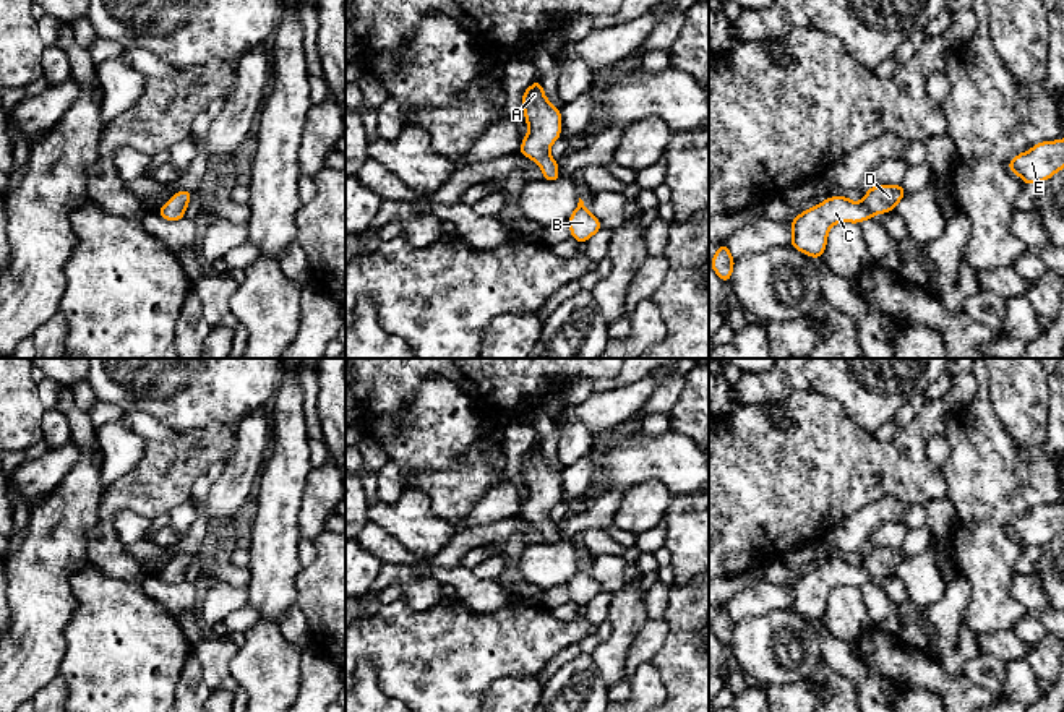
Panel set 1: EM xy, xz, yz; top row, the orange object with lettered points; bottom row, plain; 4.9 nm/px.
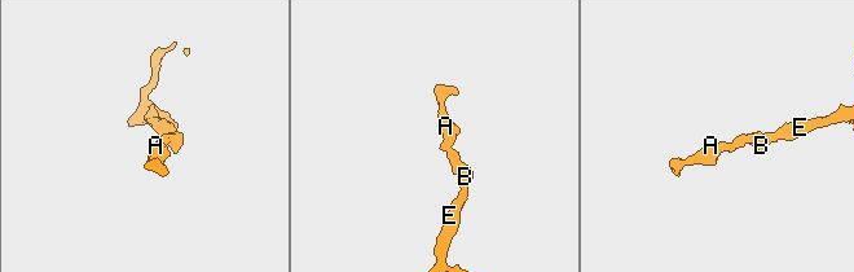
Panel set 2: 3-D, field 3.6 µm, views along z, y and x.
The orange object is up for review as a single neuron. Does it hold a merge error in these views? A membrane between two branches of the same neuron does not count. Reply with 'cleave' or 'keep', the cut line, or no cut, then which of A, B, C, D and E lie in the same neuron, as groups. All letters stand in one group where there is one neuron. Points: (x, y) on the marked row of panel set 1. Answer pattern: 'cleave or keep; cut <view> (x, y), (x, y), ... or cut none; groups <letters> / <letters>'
keep; cut none; groups A B C D E

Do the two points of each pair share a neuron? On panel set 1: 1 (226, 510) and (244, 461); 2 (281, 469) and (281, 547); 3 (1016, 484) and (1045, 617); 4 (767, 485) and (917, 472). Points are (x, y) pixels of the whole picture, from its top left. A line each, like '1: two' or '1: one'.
1: one
2: one
3: two
4: one

